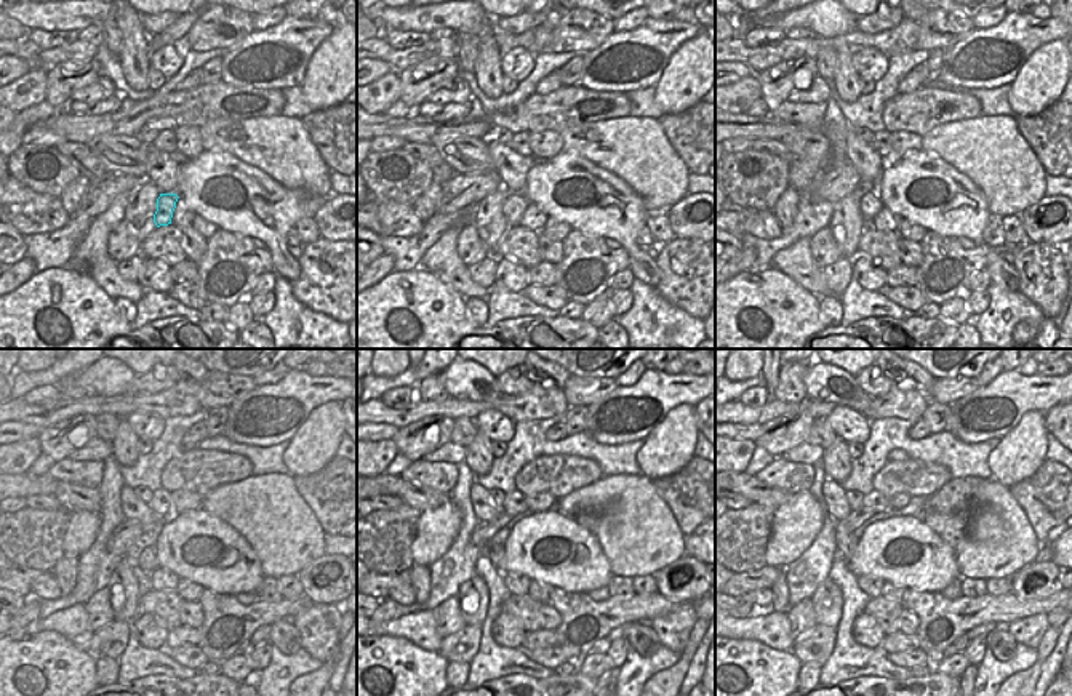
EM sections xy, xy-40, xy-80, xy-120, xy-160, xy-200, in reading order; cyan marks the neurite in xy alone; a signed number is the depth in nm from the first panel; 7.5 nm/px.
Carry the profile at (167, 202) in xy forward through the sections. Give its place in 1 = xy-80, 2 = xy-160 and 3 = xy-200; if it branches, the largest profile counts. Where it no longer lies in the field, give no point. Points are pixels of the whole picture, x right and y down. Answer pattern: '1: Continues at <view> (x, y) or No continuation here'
1: Continues at xy-80 (871, 205)
2: Continues at xy-160 (493, 549)
3: Continues at xy-200 (847, 543)

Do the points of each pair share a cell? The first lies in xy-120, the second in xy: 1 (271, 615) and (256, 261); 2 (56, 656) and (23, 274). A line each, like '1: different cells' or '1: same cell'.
1: same cell
2: different cells

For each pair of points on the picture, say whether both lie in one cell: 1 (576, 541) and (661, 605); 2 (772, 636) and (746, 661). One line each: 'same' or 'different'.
1: different
2: different

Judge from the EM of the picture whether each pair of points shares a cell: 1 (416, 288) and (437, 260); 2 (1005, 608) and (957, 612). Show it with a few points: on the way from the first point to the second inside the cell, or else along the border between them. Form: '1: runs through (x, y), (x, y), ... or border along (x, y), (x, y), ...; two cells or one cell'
1: border along (420, 266), (460, 293); two cells
2: runs through (994, 608), (968, 610); one cell

